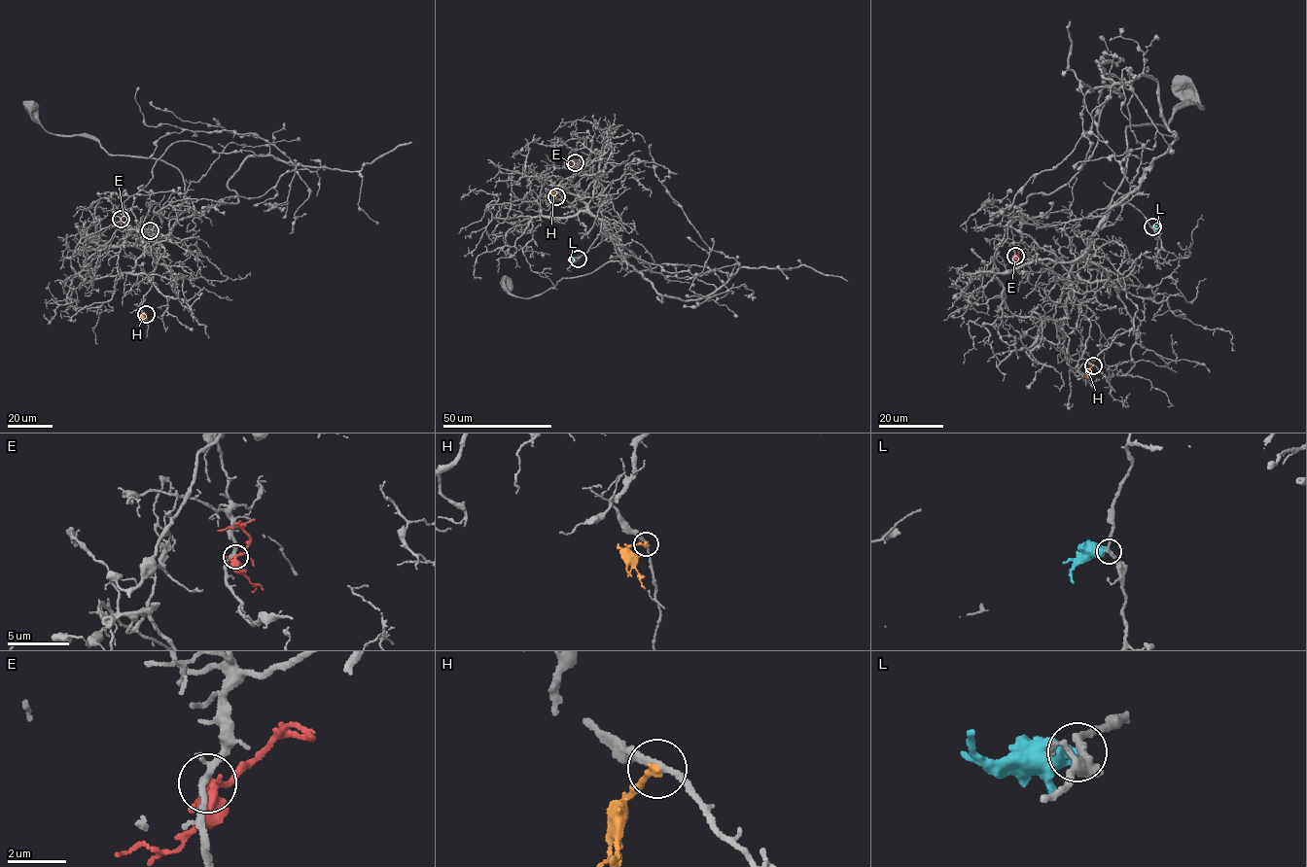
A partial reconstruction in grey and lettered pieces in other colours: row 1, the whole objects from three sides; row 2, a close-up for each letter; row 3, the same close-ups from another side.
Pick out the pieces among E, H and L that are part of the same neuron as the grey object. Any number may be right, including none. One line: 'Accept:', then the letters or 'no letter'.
Accept: no letter

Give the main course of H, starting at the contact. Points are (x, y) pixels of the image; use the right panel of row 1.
H: (1093, 364), (1089, 368), (1088, 378)

